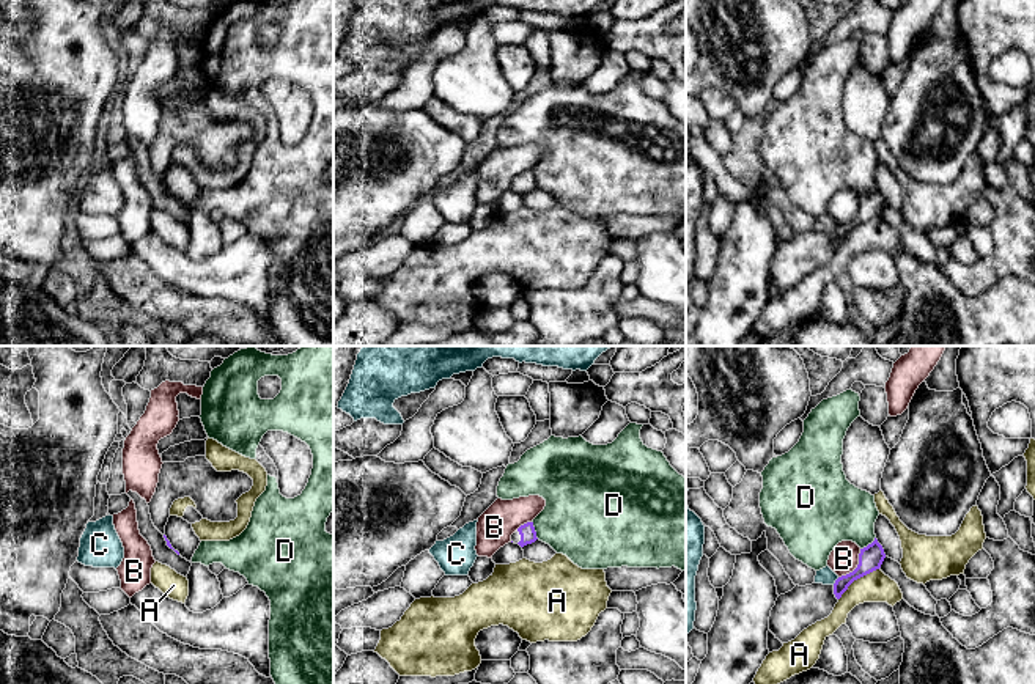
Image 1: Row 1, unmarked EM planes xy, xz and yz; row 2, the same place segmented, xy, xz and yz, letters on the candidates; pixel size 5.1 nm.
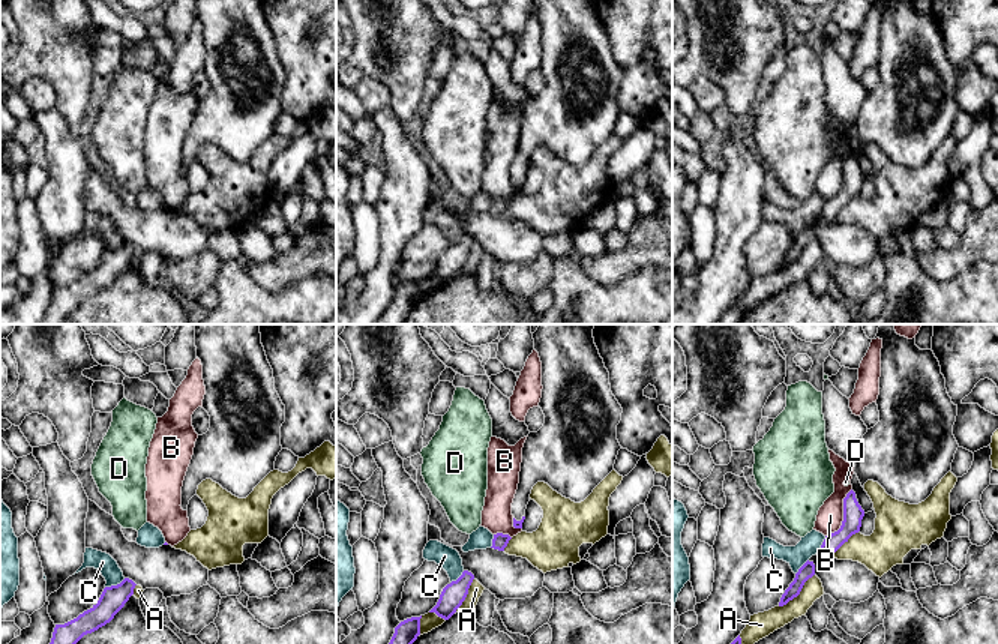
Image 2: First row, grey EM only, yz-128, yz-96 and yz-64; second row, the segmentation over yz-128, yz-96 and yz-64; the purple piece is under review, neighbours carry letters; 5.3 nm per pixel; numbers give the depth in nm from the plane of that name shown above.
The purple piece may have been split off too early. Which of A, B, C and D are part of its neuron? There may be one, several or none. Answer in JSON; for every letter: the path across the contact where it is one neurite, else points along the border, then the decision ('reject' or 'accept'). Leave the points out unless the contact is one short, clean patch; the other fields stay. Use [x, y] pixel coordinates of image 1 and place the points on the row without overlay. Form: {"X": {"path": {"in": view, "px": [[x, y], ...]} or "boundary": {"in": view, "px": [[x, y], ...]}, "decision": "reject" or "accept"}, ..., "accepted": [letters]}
{"A": {"decision": "reject"}, "B": {"boundary": {"in": "yz", "px": [[861, 197], [858, 213], [839, 225]]}, "decision": "reject"}, "C": {"boundary": {"in": "yz", "px": [[839, 225], [832, 231]]}, "decision": "reject"}, "D": {"boundary": {"in": "xz", "px": [[532, 169], [538, 186]]}, "decision": "reject"}, "accepted": []}

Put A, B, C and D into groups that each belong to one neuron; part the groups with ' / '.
A / B / C / D

